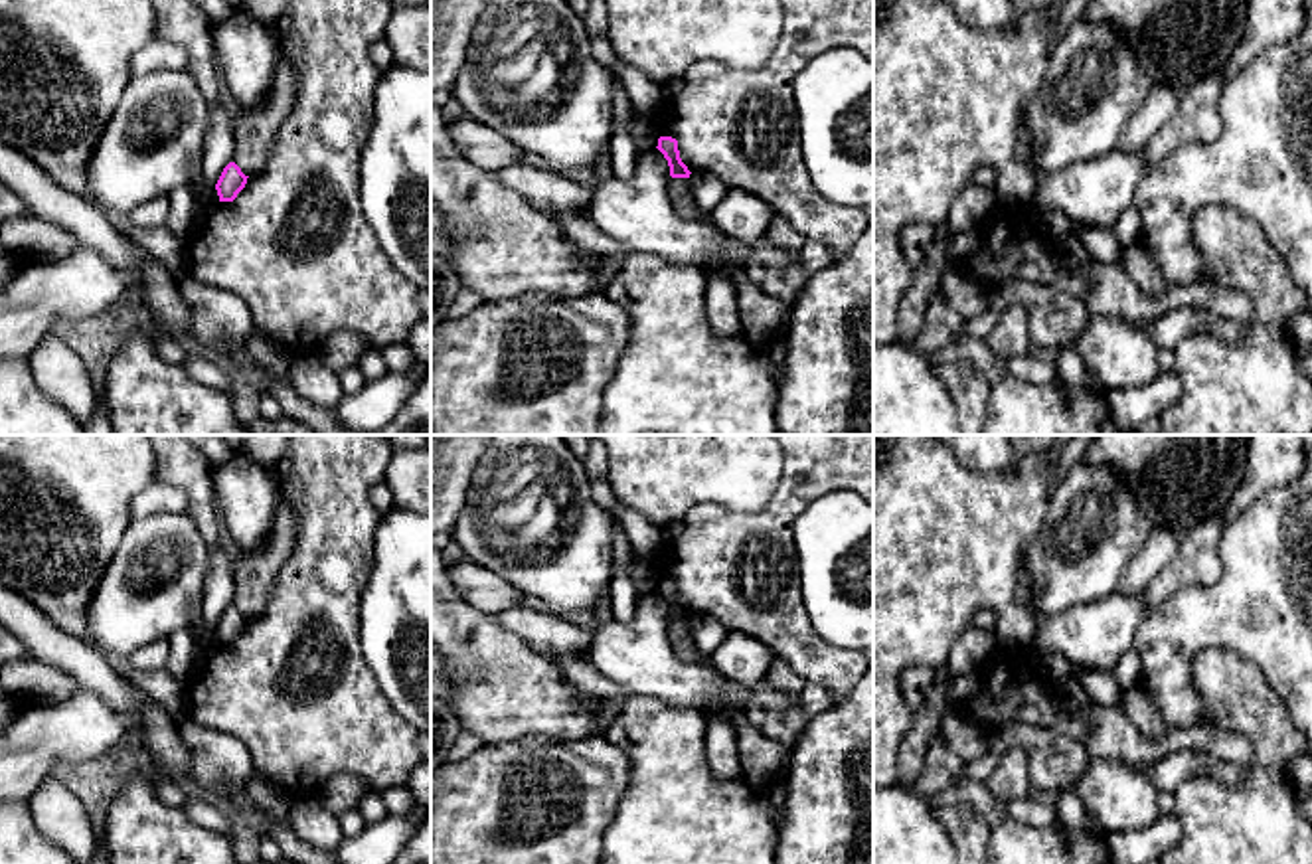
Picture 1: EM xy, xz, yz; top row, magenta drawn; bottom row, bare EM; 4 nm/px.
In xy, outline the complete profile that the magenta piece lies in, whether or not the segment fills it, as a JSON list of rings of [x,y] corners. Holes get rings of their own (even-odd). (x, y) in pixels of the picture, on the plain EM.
[[[229,605],[215,627],[219,645],[233,645],[245,631],[247,621],[235,605]]]

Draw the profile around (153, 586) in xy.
[[[192,516],[132,518],[87,611],[89,645],[130,656],[202,617],[209,544]]]

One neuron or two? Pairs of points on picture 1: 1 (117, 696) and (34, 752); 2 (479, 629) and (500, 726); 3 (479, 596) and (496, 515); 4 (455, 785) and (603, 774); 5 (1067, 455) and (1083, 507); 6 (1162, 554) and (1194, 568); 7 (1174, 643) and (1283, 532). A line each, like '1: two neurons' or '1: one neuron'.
1: two neurons
2: one neuron
3: two neurons
4: one neuron
5: two neurons
6: two neurons
7: one neuron

